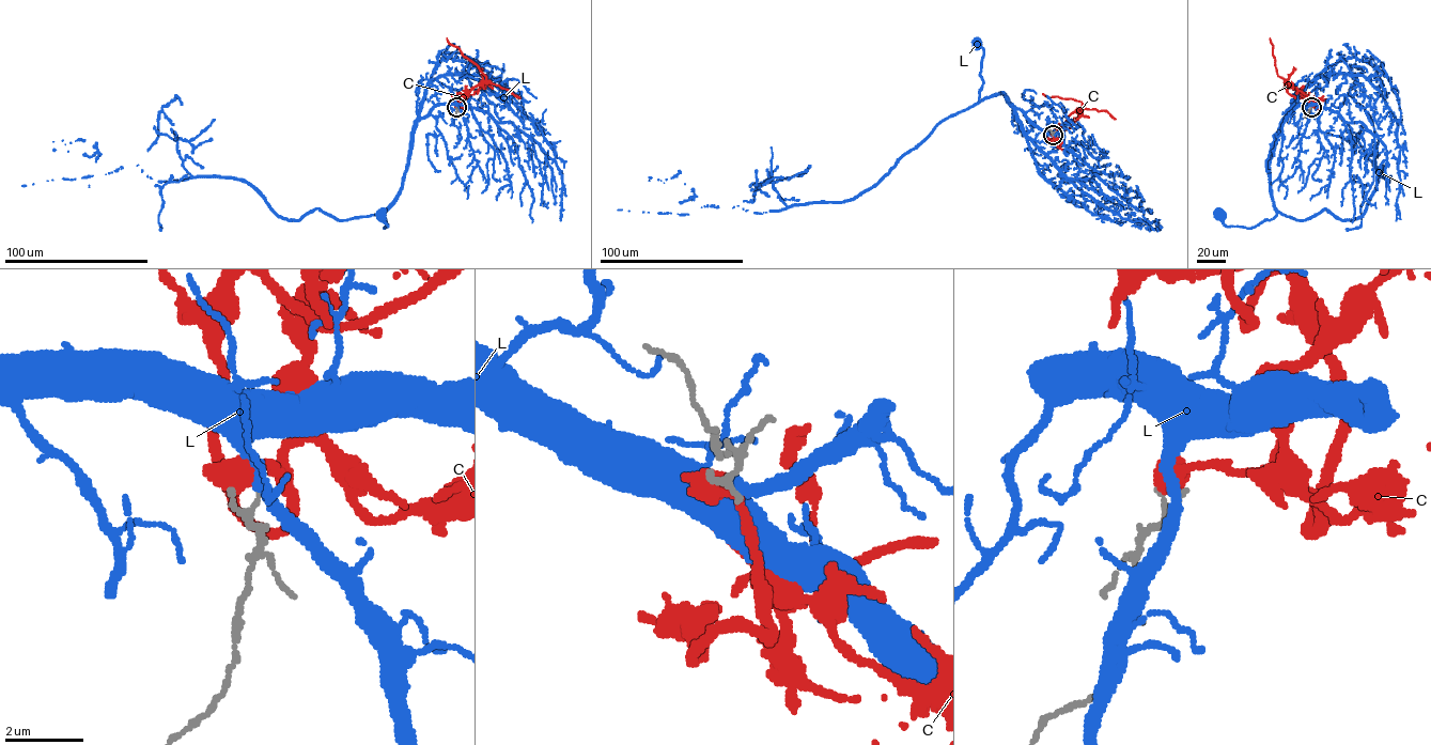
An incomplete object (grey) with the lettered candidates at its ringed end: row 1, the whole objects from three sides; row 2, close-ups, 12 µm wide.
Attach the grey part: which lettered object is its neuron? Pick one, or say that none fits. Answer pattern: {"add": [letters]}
{"add": []}

